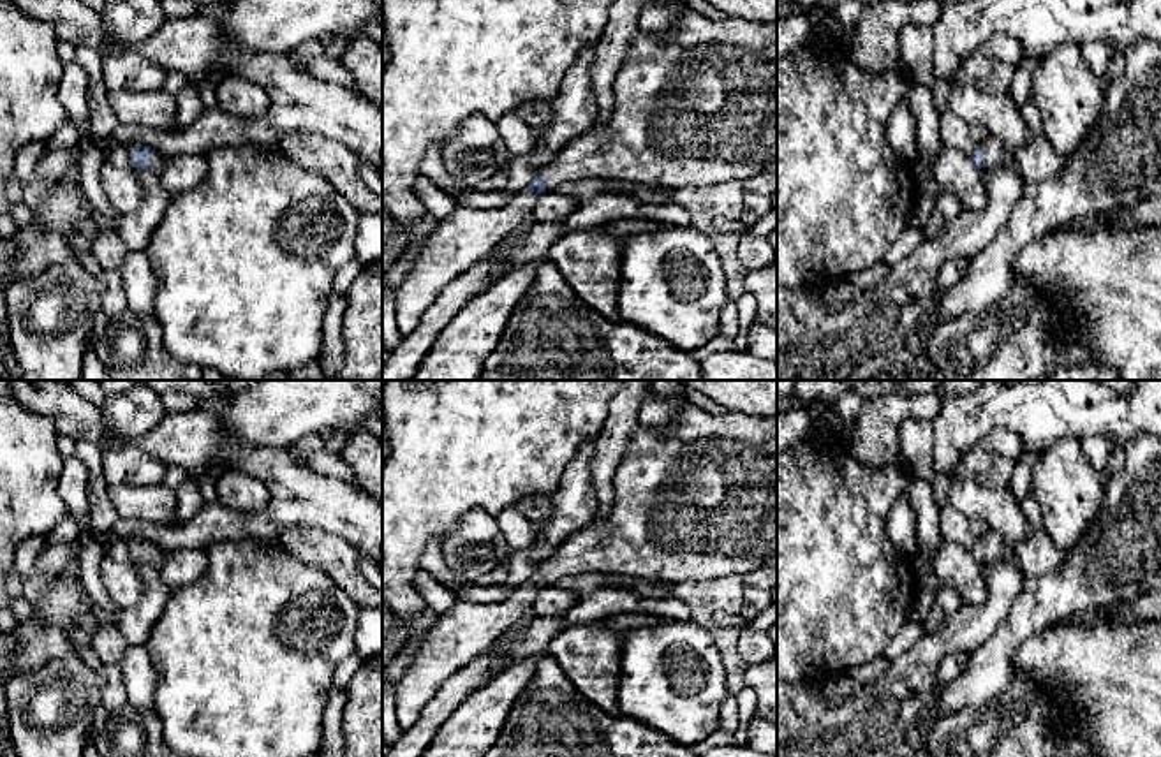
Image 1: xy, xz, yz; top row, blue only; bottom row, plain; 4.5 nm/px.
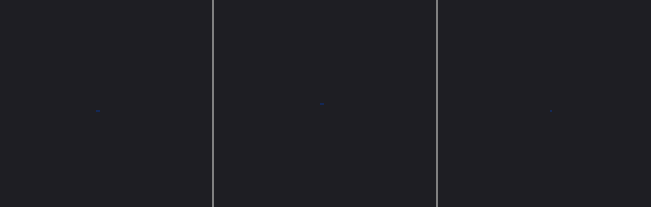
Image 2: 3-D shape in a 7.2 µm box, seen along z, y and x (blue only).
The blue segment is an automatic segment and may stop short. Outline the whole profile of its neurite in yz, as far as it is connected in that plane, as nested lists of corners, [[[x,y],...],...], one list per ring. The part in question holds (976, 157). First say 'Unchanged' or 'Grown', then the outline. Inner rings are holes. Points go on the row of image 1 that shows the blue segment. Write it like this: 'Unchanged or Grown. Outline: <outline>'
Grown. Outline: [[[988,136],[980,146],[974,148],[971,160],[976,167],[985,169],[987,165],[1006,165],[1015,169],[1015,151],[1006,148],[1002,141]]]

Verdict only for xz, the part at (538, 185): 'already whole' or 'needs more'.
needs more

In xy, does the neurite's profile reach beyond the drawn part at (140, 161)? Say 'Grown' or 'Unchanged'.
Grown

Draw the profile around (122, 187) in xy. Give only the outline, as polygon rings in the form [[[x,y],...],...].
[[[104,162],[100,167],[100,185],[116,215],[137,209],[144,199],[139,171],[130,165],[123,169]]]

